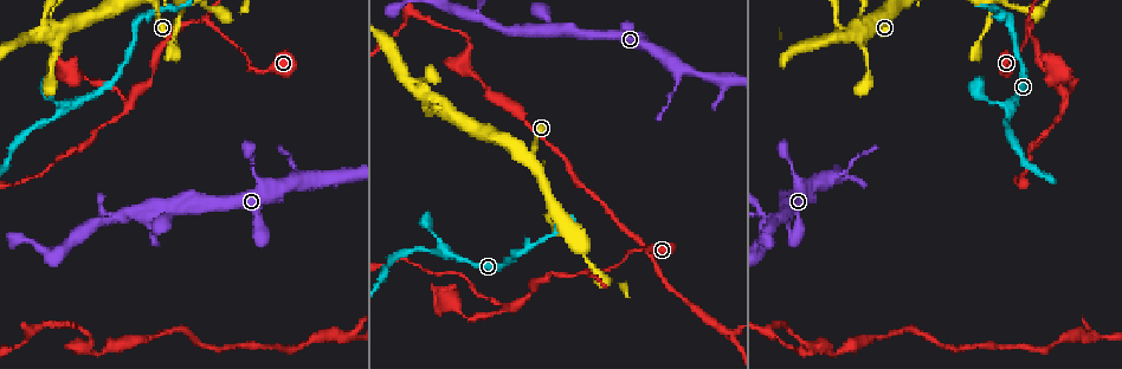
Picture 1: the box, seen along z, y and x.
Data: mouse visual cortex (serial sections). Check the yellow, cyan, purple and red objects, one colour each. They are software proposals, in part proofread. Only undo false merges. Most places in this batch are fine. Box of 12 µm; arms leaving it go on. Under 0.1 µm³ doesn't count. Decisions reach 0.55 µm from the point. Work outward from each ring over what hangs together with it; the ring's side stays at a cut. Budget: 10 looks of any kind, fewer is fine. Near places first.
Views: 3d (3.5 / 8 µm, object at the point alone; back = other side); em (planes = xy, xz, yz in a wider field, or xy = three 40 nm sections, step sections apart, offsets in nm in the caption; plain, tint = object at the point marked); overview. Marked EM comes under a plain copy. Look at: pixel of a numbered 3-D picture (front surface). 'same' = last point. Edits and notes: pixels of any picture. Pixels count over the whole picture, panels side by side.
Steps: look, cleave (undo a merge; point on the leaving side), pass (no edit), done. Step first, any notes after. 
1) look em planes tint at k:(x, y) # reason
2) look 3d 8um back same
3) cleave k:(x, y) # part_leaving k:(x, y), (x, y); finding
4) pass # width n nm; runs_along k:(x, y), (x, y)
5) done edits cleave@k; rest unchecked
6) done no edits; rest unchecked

look 3d 3.5um at 1:(1013, 103) # three arms meet

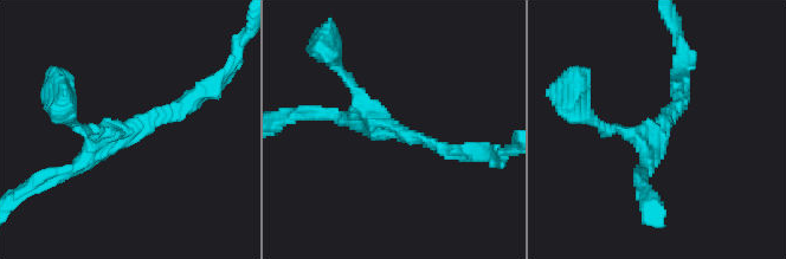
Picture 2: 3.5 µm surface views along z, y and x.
look em xy step 2 tint at 2:(128, 135) # arms 3; arm_widths 150, 200, 200 nm

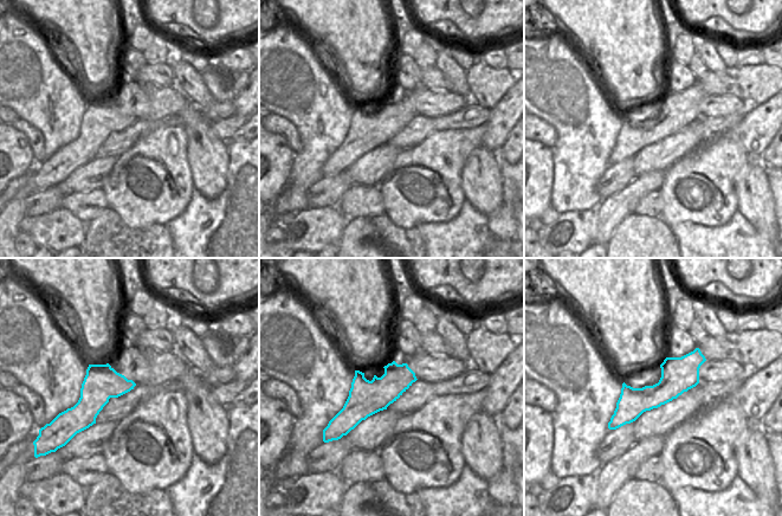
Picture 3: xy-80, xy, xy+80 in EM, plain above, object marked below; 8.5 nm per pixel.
pass # runs_along 2:(194, 97), (64, 173); all the same cell

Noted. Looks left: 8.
look 3d 3.5um at 1:(1030, 19) # arms part here

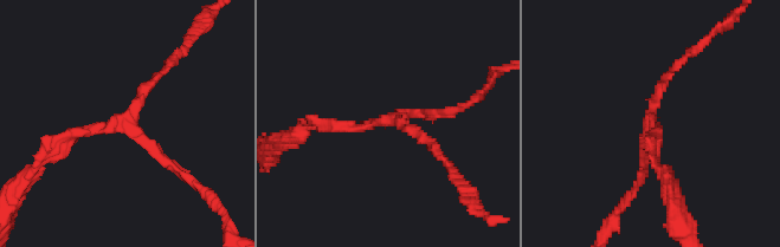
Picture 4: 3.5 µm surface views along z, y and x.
look em xy step 1 tint at 4:(651, 125) # now the EM

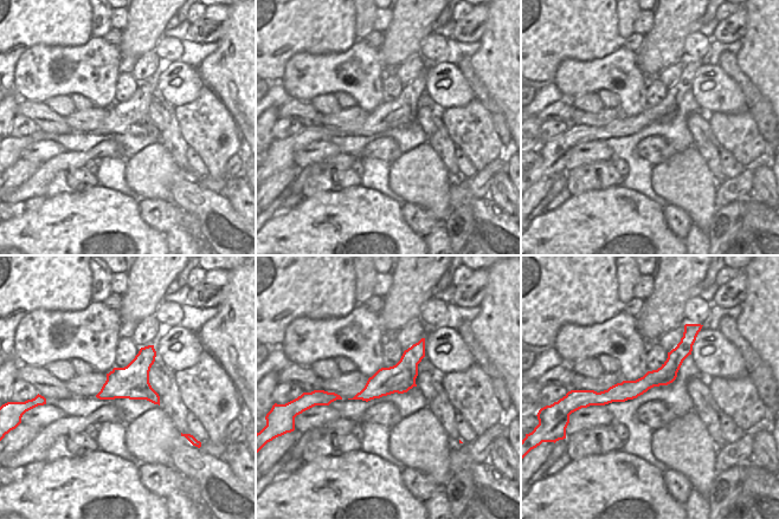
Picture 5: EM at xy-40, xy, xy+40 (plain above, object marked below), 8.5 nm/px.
pass # runs_along 4:(187, 177), (129, 123), (56, 144); one cell here

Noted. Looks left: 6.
look 3d 8um at 1:(509, 309) # branch point

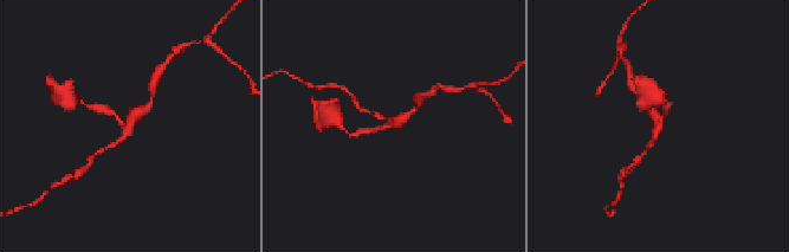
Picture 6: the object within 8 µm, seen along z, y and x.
look 3d 3.5um at 6:(397, 124) # closer look

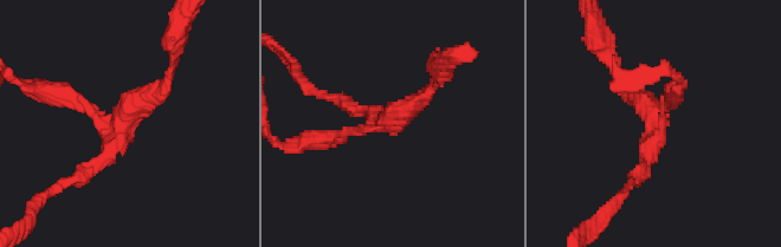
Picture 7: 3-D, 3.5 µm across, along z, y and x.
look em xy step 3 tint at 7:(387, 123) # arms 3; arm_widths 200, 200, 200 nm

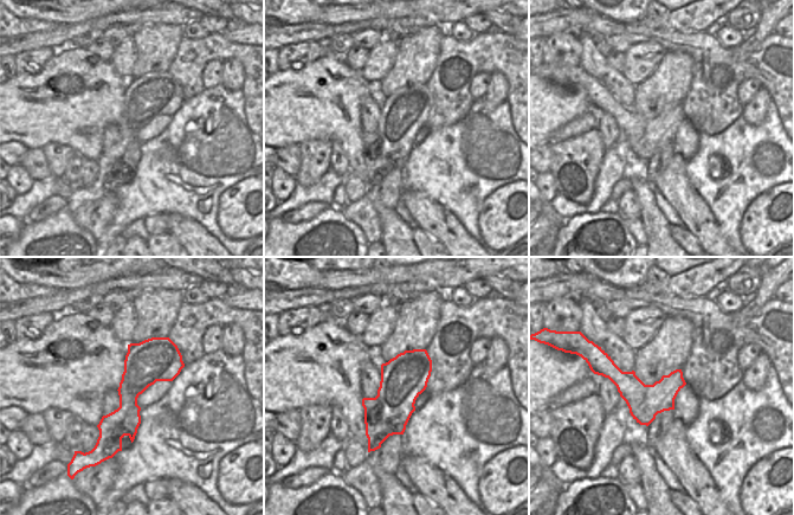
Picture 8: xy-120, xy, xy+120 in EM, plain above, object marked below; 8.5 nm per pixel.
pass # runs_along 7:(433, 85), (398, 118), (321, 140); continuous, no second cell

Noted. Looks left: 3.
look 3d 3.5um at 1:(428, 102) # sudden change in width

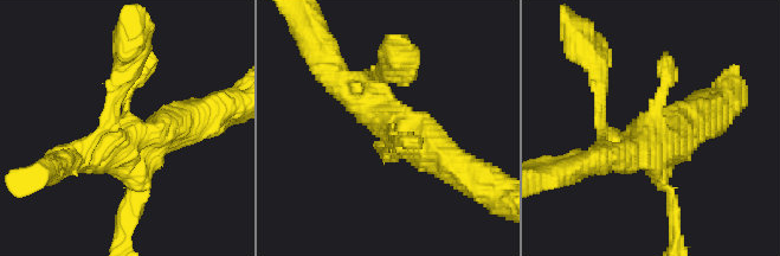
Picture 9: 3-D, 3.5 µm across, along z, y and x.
look em planes tint at 9:(394, 126)

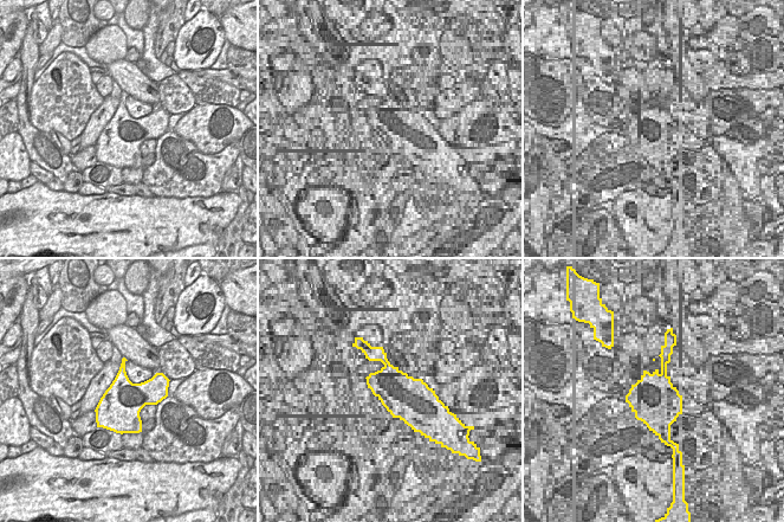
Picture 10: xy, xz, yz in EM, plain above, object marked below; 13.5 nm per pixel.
look em xy step 5 tint same # another direction

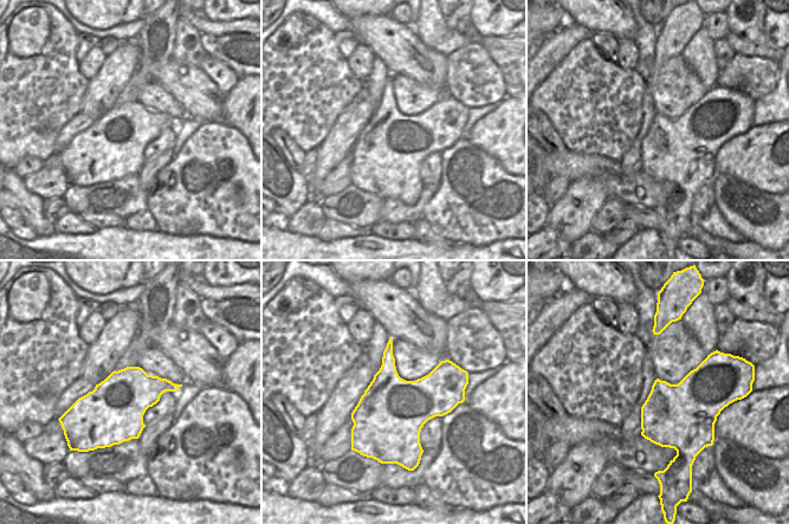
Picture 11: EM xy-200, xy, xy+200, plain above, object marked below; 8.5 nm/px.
pass # width 600 nm; runs_along 9:(457, 170), (369, 109), (334, 72); all the same cell

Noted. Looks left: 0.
done no edits; rest unchecked

